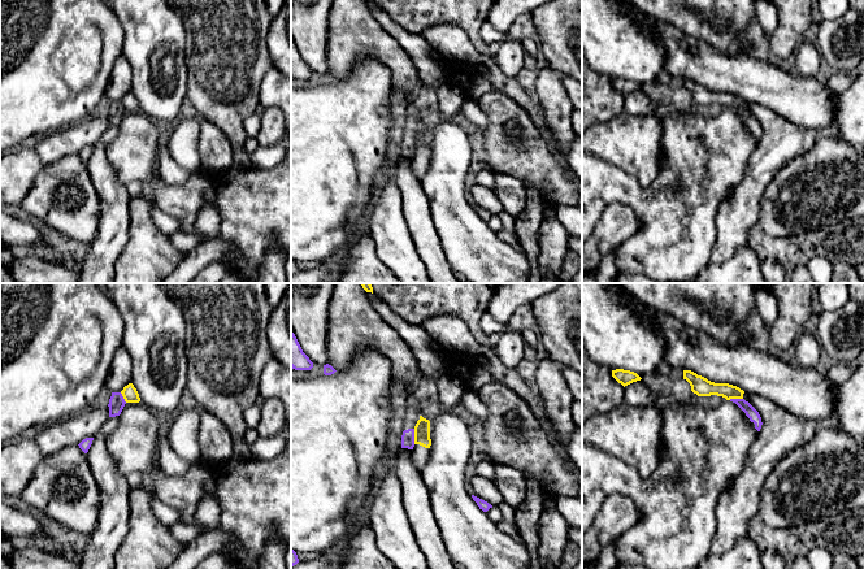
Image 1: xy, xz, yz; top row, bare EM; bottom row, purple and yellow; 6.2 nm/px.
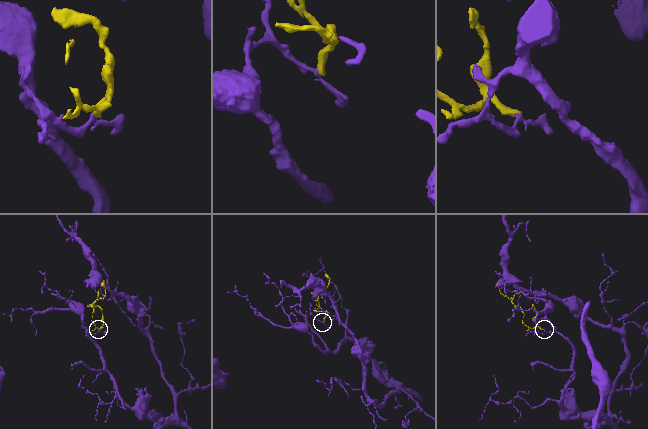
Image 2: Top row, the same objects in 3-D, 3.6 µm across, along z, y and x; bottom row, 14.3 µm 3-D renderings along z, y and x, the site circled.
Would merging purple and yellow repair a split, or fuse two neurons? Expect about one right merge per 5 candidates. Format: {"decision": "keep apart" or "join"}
{"decision": "keep apart"}

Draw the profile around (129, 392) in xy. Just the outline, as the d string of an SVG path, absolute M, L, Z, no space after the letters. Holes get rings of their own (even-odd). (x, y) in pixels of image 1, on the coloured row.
M129 383L127 386L125 386L121 394L126 403L139 403L140 401L139 394L133 383Z

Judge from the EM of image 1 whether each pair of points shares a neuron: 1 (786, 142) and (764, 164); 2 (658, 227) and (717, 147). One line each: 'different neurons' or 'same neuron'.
1: same neuron
2: same neuron

